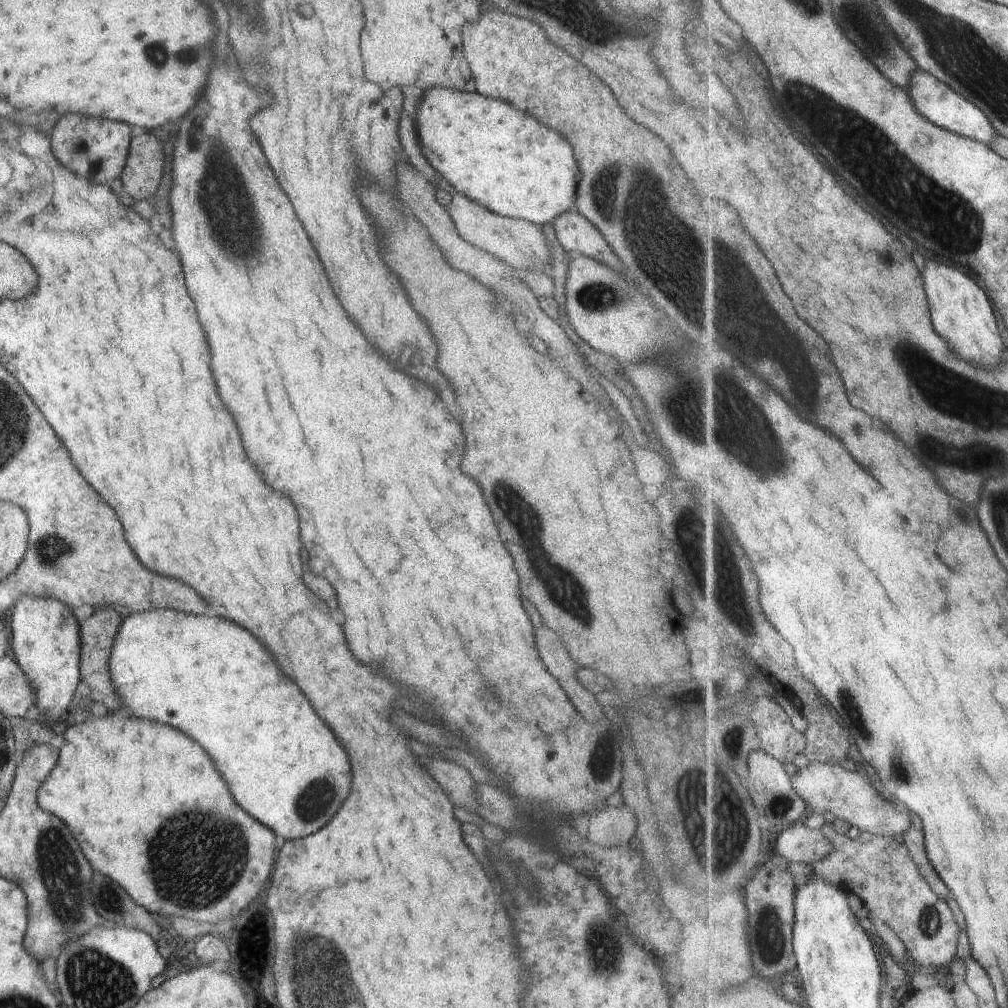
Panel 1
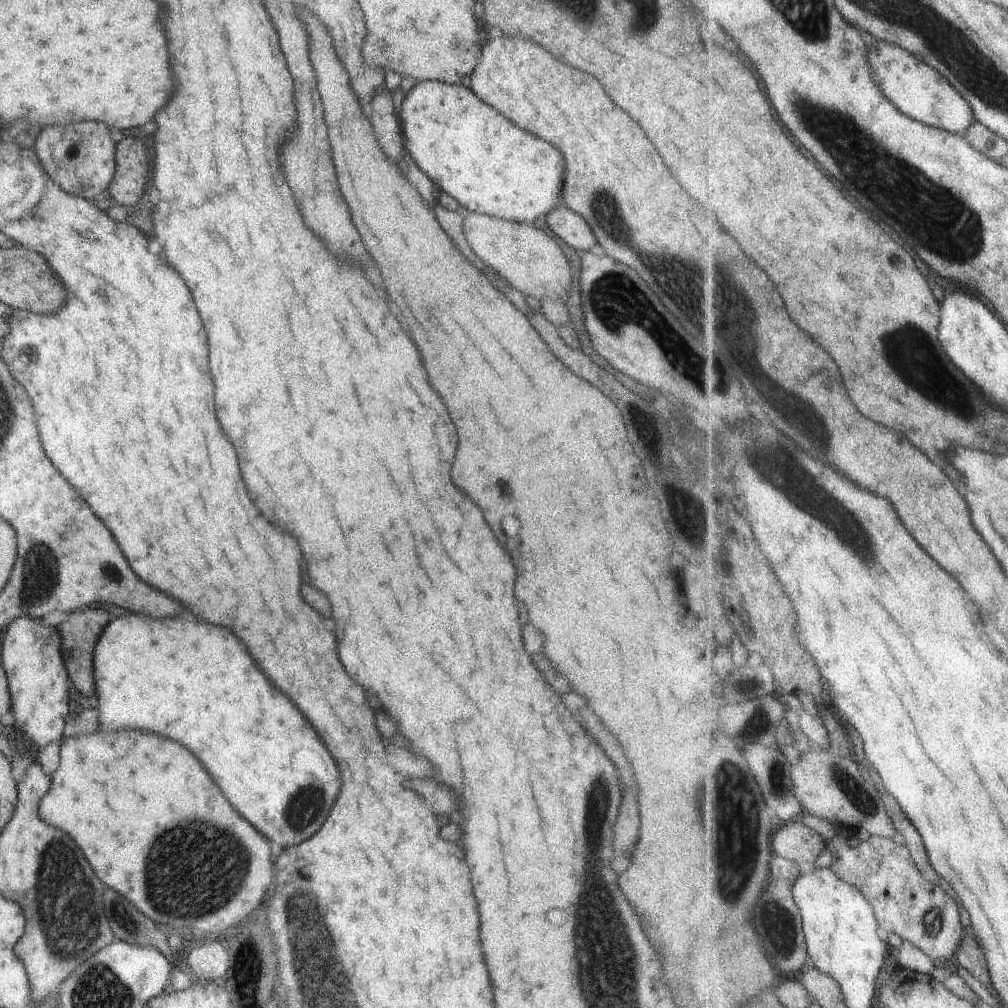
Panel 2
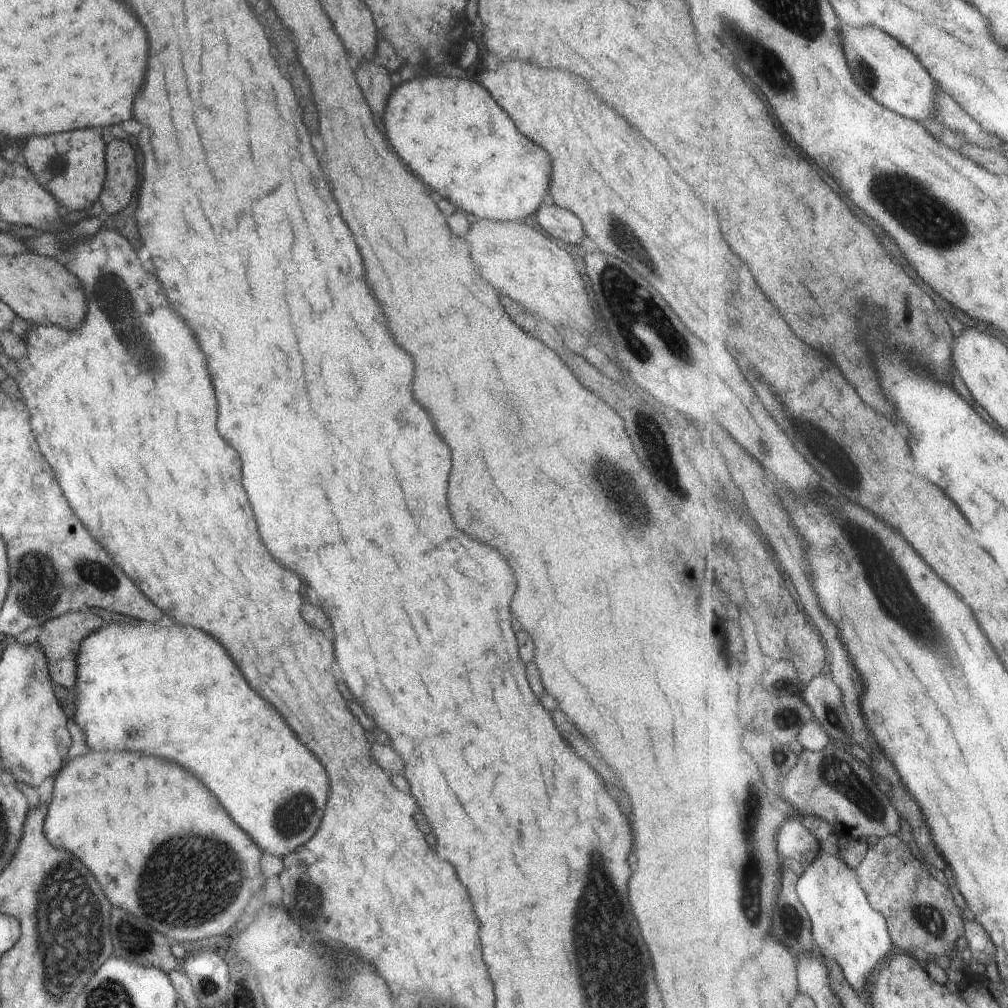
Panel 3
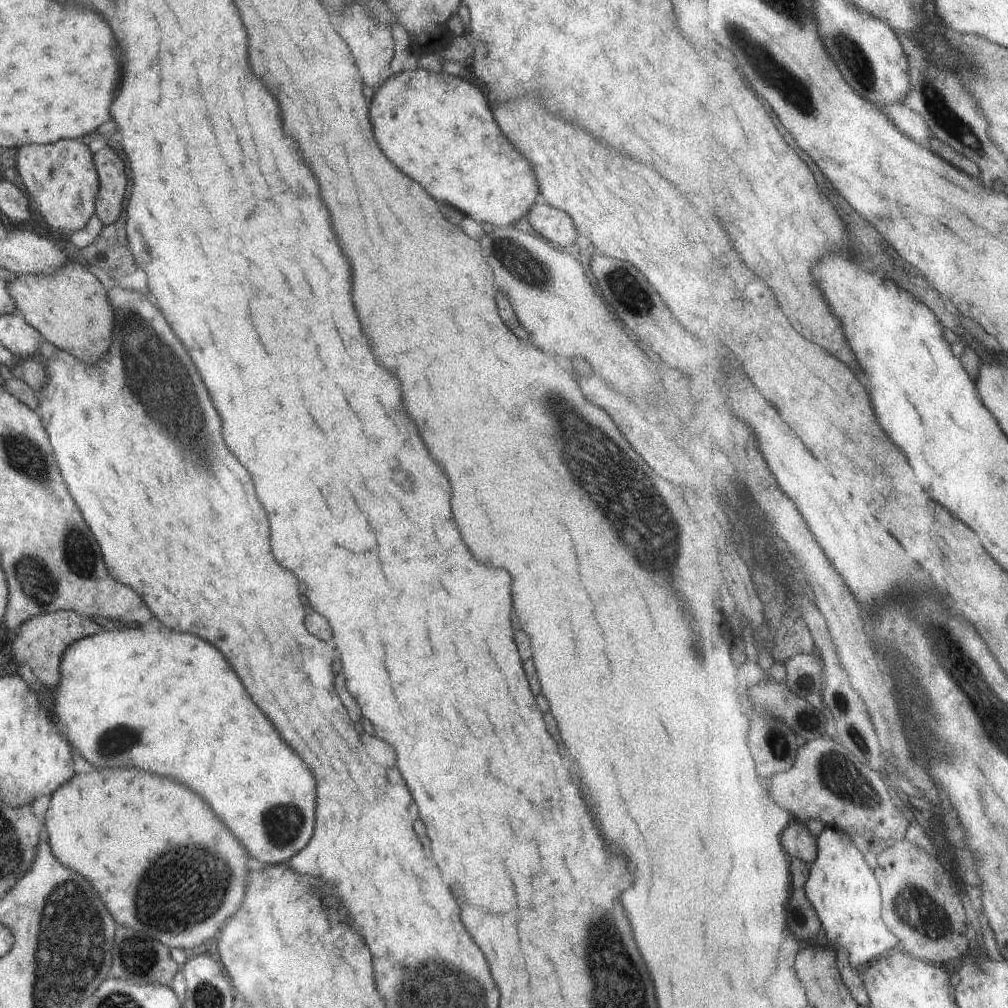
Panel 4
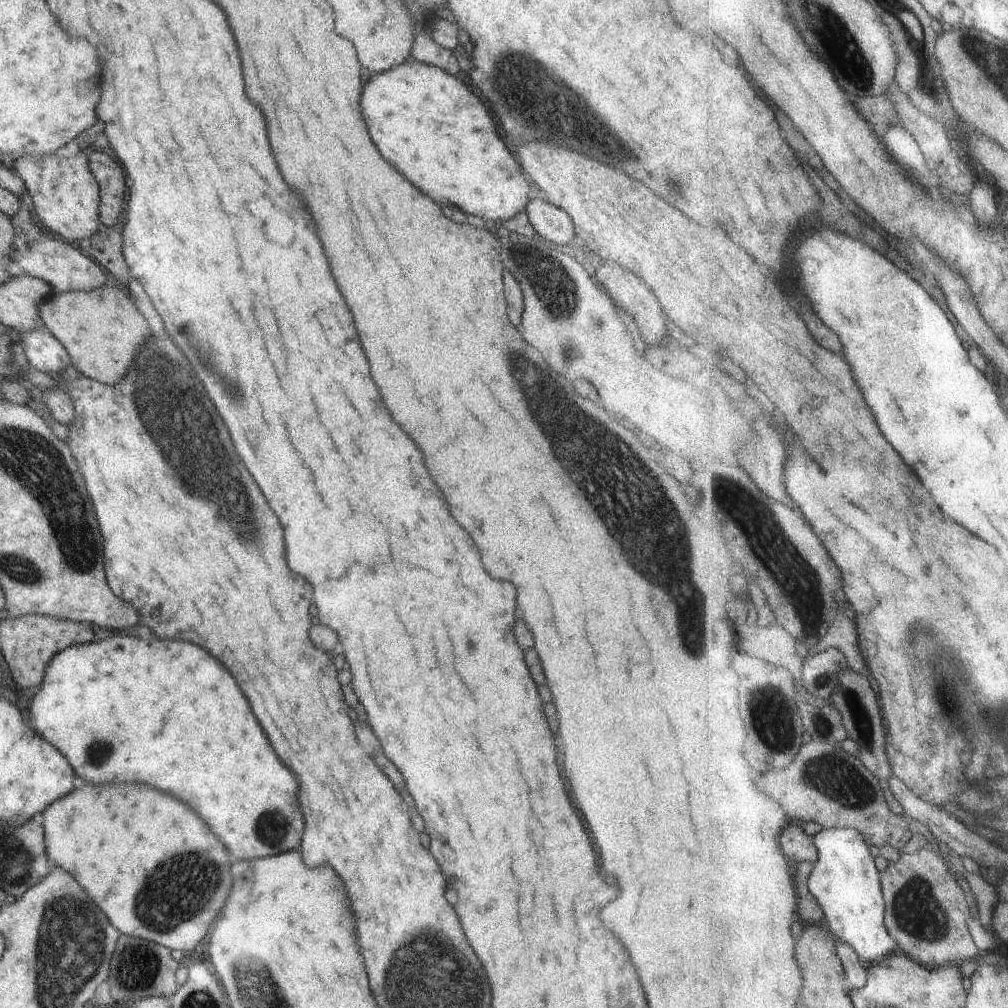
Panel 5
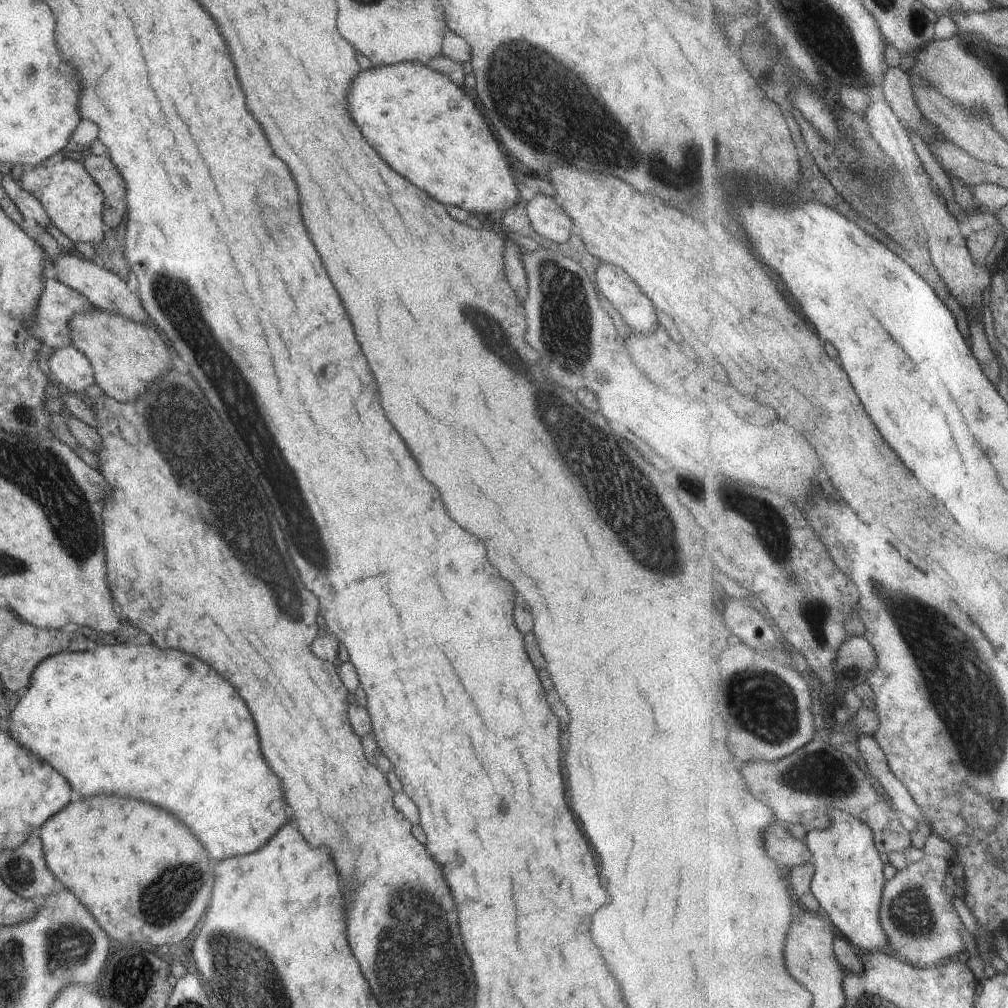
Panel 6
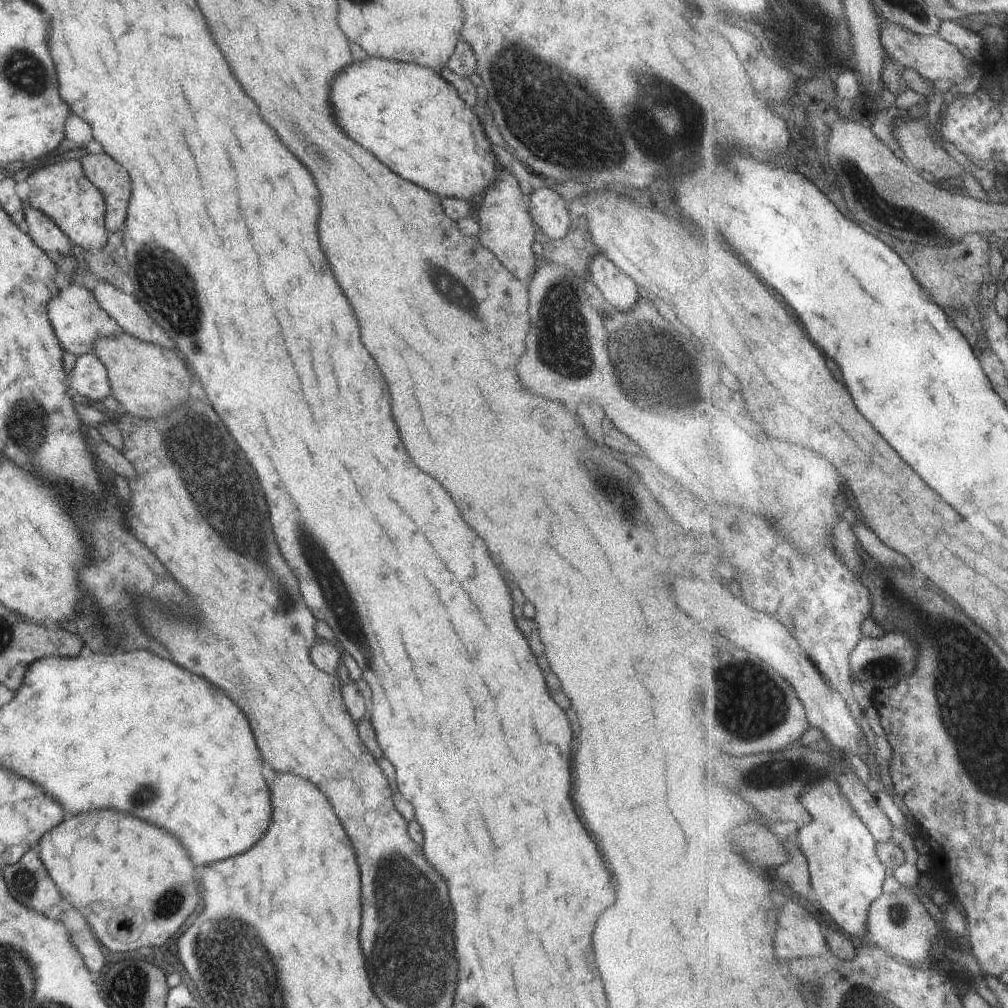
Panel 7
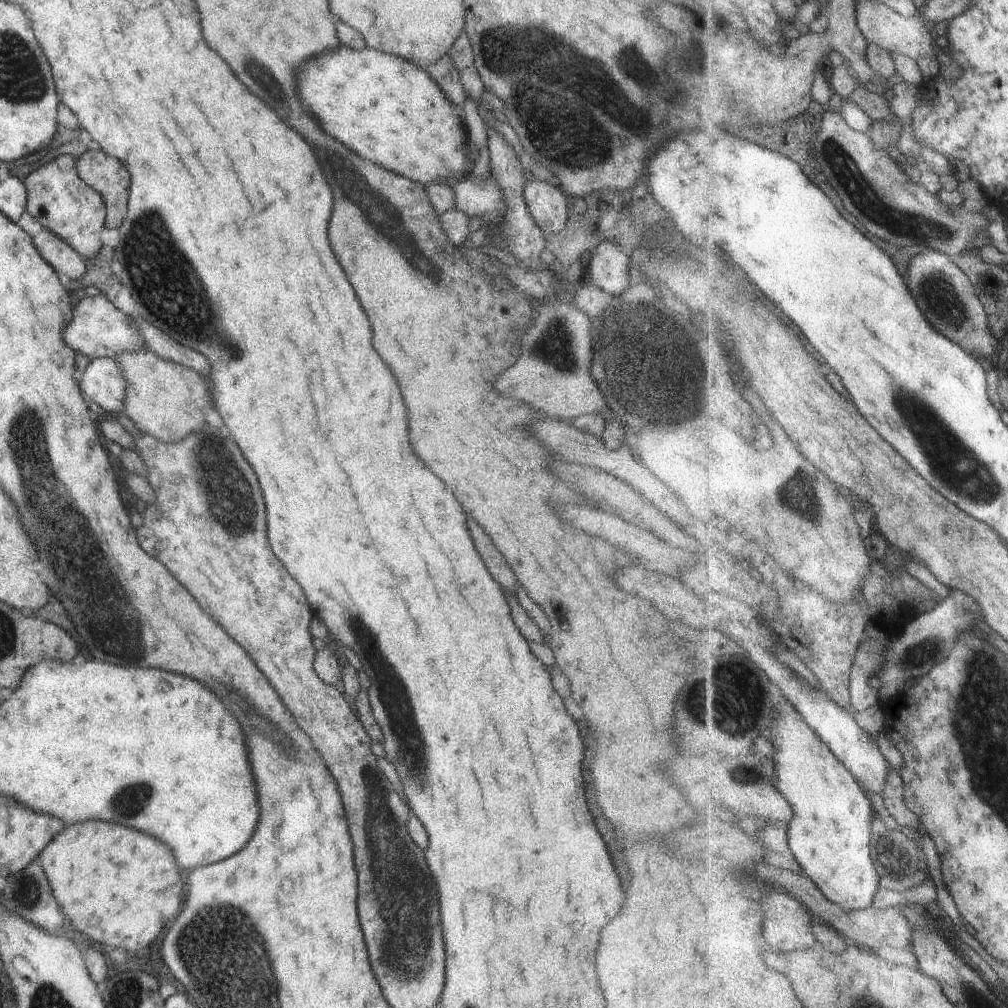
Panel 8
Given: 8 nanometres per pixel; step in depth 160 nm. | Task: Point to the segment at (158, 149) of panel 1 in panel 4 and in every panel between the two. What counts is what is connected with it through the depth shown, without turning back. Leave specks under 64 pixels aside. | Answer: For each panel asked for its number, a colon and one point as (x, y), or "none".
2: (131, 163)
3: (121, 169)
4: (112, 175)

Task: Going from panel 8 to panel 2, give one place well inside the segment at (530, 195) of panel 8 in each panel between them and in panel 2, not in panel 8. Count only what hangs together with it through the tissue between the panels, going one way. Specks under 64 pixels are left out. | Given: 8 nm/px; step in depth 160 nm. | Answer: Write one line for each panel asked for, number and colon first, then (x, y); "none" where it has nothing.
2: (565, 223)
3: (561, 224)
4: (554, 224)
5: (552, 223)
6: (548, 219)
7: (550, 214)

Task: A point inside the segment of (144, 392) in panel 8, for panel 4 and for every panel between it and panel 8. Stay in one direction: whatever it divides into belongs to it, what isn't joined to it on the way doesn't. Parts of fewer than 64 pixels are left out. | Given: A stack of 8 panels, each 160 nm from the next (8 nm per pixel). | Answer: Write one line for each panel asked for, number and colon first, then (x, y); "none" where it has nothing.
4: (70, 309)
5: (101, 330)
6: (126, 357)
7: (149, 381)

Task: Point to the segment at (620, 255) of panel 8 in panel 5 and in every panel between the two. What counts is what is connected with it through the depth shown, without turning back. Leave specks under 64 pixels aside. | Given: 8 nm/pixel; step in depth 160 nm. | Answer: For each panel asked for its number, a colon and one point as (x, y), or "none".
5: (631, 294)
6: (638, 312)
7: (619, 290)

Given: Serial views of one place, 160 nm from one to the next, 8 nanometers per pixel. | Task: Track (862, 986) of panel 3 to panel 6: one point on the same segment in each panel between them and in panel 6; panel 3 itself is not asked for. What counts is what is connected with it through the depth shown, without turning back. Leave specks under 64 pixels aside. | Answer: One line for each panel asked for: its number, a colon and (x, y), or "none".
4: (843, 887)
5: (847, 882)
6: (850, 881)

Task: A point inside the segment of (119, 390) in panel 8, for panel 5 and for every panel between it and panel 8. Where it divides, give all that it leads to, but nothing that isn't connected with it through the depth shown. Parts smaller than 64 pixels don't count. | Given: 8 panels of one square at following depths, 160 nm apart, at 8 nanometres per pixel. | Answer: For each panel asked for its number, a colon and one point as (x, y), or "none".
5: (44, 353)
6: (70, 370)
7: (90, 377)

